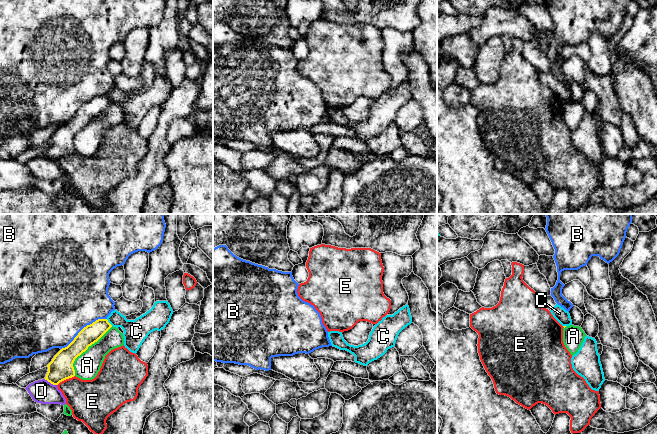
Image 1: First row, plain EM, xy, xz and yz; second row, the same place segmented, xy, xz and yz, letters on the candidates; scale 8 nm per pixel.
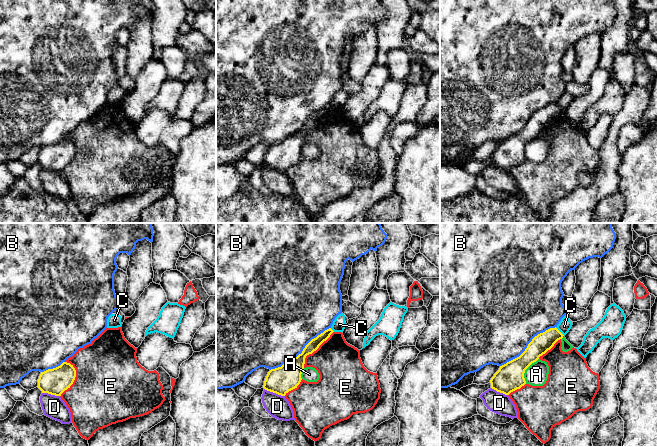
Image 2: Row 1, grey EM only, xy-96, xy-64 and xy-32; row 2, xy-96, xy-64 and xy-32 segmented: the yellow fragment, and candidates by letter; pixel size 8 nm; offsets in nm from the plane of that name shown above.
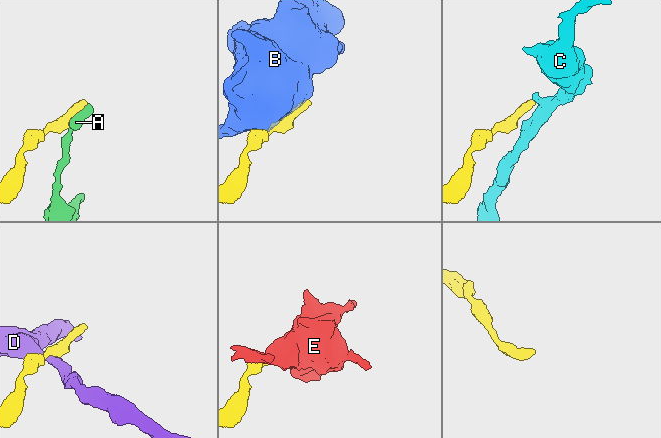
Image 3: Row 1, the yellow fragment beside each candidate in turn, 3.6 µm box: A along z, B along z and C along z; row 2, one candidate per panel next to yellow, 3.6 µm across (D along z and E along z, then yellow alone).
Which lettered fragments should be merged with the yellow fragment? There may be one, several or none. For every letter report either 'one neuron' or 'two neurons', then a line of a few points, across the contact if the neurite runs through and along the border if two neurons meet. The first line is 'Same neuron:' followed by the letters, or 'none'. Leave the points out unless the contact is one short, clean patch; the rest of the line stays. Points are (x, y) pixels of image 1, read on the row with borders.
Same neuron: none
A: two neurons; line xy (112, 326), (75, 359), (73, 363), (74, 375)
B: two neurons
C: two neurons; line xy (106, 319), (112, 325)
D: two neurons; line xy (44, 379), (56, 385)
E: two neurons

